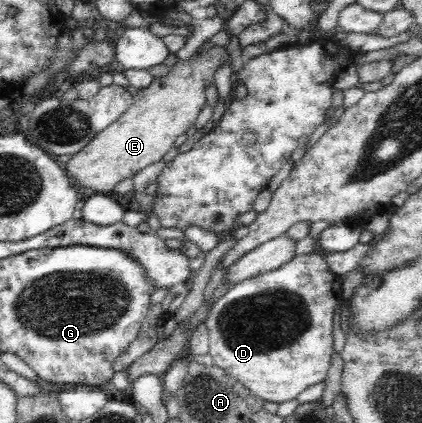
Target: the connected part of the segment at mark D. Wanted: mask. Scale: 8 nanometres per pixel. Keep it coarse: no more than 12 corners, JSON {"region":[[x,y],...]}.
{"region":[[325,255],[207,316],[214,365],[268,402],[327,377],[342,279]]}

